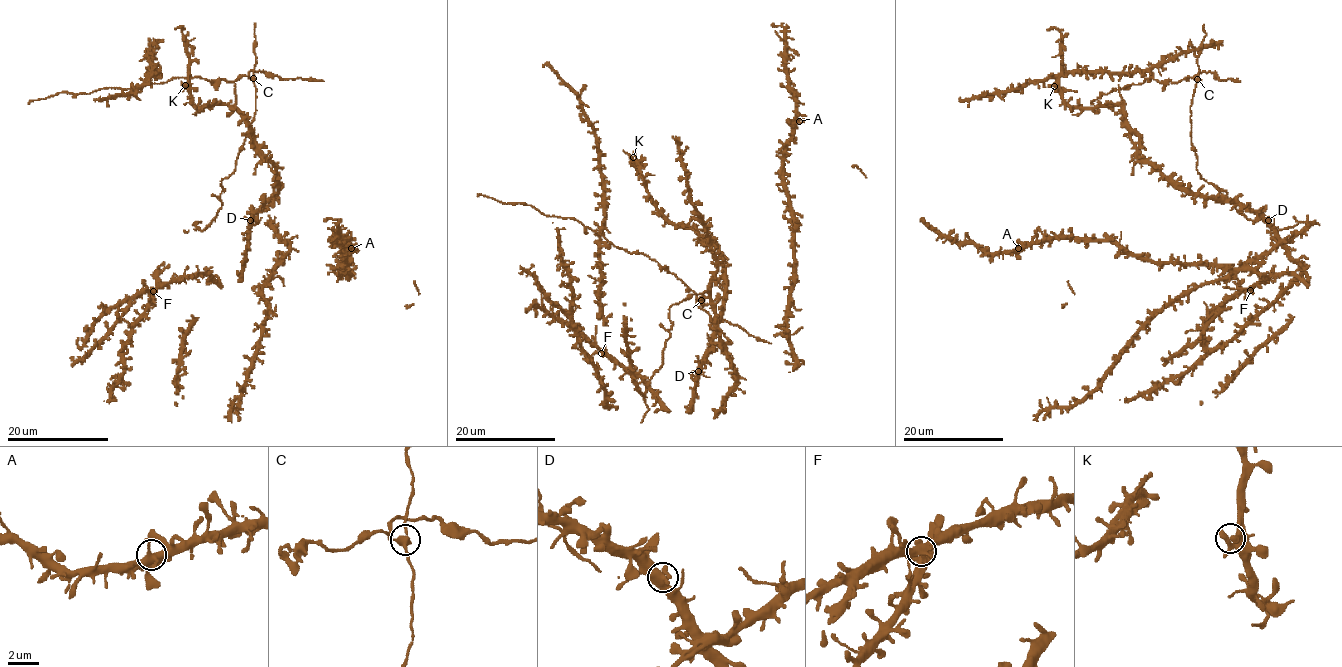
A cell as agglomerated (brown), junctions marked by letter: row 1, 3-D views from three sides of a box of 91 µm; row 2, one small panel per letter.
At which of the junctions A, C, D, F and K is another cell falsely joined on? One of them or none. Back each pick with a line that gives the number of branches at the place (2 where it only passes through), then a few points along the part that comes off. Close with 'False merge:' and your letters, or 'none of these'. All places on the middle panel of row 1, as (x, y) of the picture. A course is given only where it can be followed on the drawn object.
C: 3 | (701, 300), (658, 263), (644, 254), (619, 249), (576, 220), (547, 216), (530, 205), (500, 202), (477, 194)
False merge: C

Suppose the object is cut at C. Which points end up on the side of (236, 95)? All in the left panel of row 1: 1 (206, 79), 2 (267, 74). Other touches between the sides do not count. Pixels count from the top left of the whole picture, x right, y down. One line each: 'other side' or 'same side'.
1: other side
2: other side

